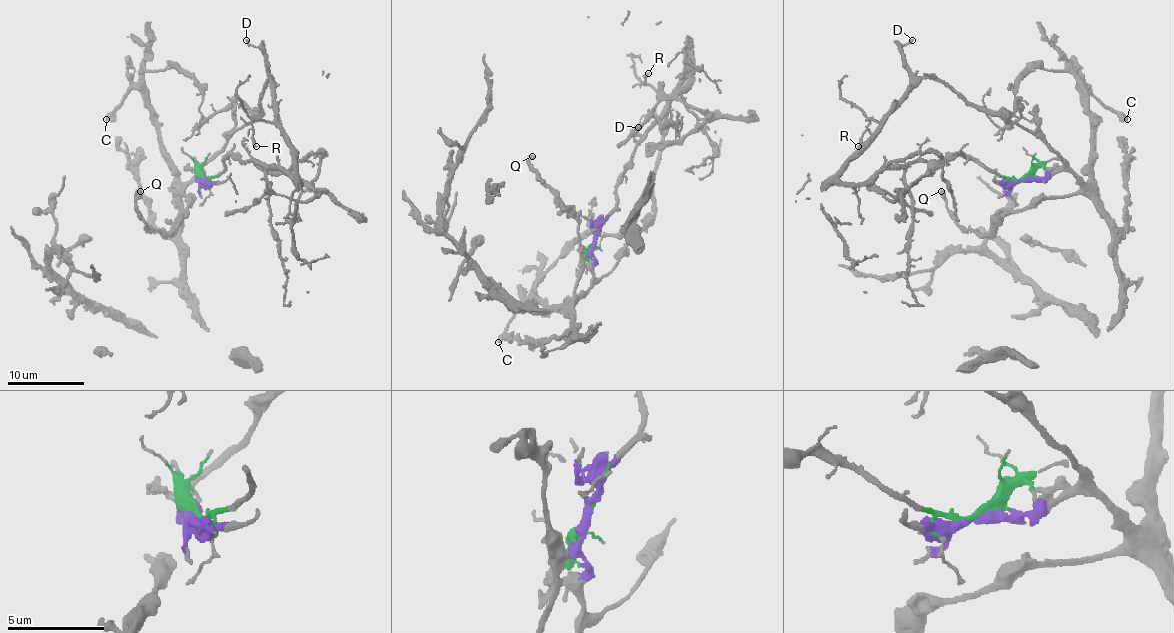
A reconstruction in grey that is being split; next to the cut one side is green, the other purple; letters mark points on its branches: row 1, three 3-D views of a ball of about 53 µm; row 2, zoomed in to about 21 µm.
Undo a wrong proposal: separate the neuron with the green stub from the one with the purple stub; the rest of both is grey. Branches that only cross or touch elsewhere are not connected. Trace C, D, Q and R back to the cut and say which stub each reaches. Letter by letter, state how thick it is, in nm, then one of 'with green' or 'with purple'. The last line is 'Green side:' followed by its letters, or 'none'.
C: 440 nm | with purple
D: 140 nm | with green
Q: 400 nm | with purple
R: 240 nm | with green
Green side: D, R

